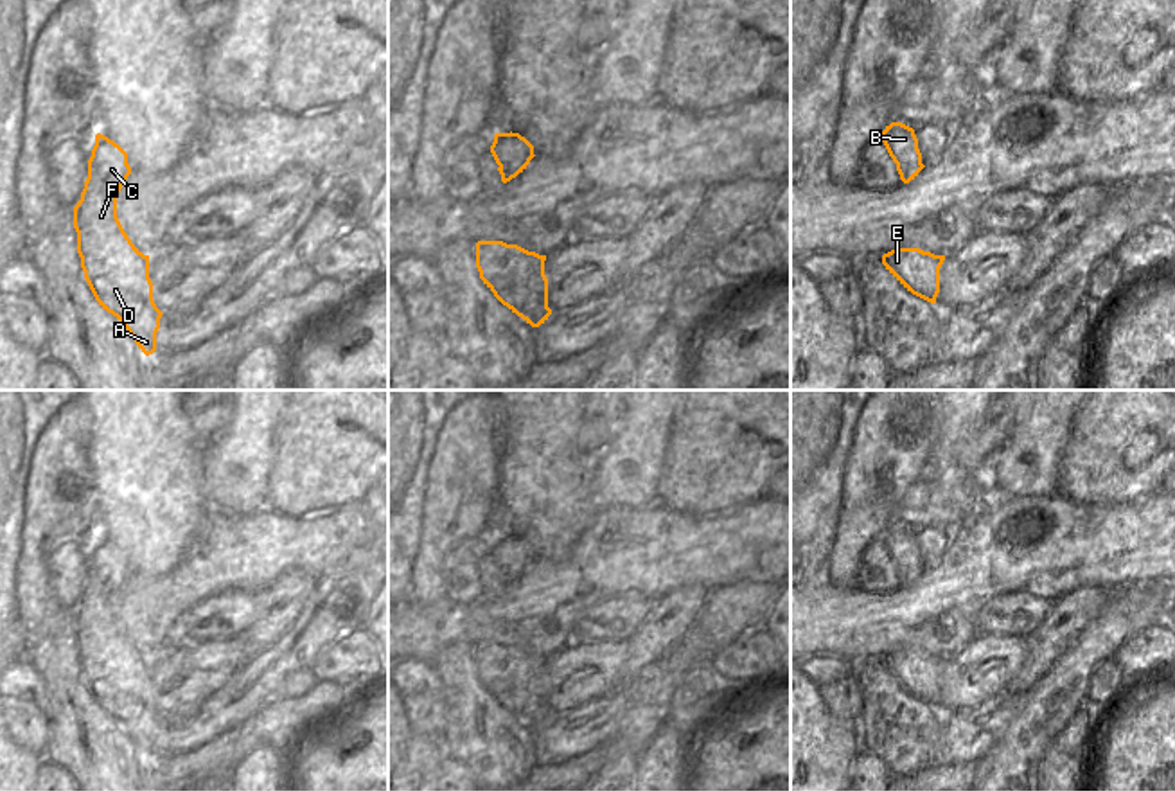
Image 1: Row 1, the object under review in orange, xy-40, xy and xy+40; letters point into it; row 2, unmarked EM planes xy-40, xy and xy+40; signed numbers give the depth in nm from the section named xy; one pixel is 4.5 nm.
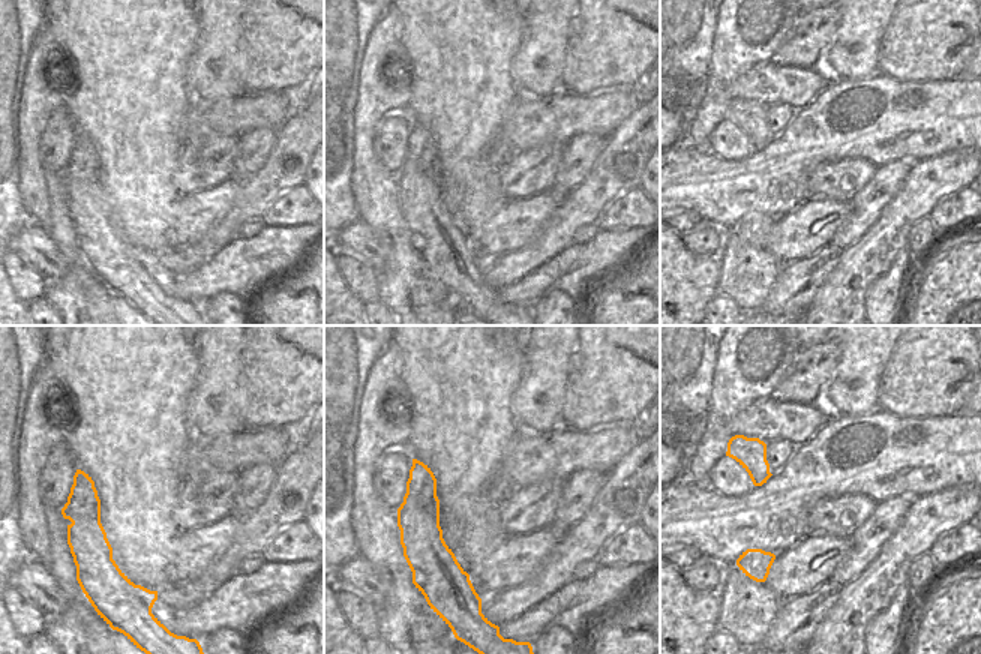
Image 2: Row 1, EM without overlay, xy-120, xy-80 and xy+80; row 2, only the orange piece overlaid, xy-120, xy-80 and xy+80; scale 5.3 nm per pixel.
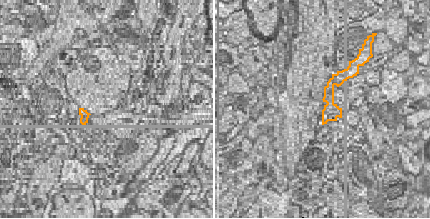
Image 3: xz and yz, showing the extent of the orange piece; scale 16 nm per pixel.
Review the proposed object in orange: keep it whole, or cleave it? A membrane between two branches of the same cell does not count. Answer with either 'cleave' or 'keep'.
keep

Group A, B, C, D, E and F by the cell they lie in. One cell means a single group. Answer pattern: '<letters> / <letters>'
A B C D E F

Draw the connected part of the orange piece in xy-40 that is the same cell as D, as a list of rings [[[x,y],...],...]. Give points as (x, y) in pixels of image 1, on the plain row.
[[[97,536],[88,581],[74,609],[74,631],[81,671],[95,703],[149,759],[156,753],[163,715],[153,703],[149,658],[131,645],[117,620],[117,599],[129,577],[128,555]]]

